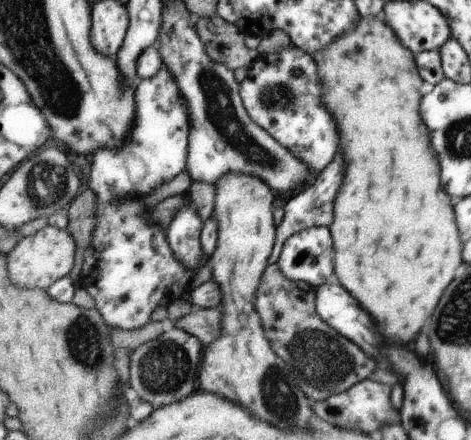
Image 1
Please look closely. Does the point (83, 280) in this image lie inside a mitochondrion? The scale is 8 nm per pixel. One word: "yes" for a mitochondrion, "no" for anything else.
no

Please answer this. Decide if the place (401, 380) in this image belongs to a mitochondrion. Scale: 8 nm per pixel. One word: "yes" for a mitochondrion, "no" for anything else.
no

